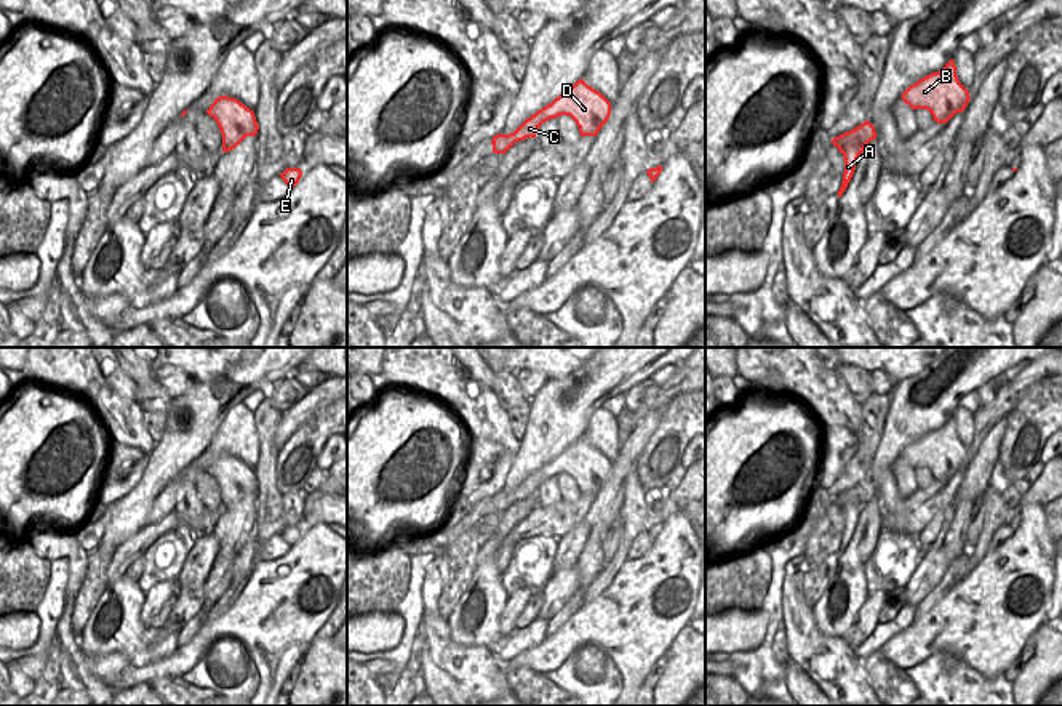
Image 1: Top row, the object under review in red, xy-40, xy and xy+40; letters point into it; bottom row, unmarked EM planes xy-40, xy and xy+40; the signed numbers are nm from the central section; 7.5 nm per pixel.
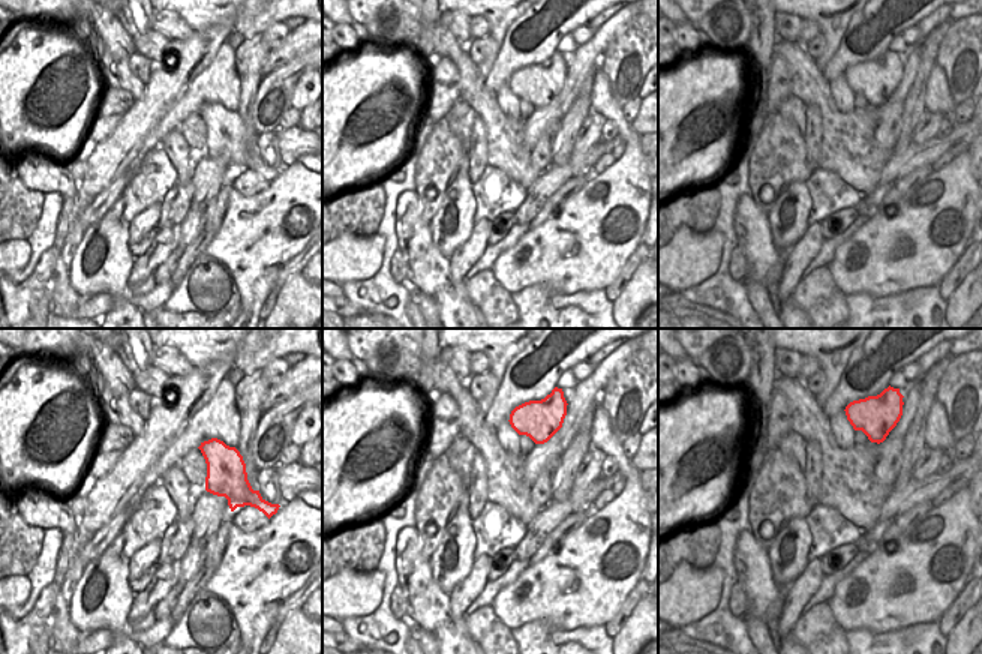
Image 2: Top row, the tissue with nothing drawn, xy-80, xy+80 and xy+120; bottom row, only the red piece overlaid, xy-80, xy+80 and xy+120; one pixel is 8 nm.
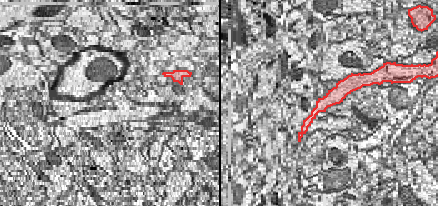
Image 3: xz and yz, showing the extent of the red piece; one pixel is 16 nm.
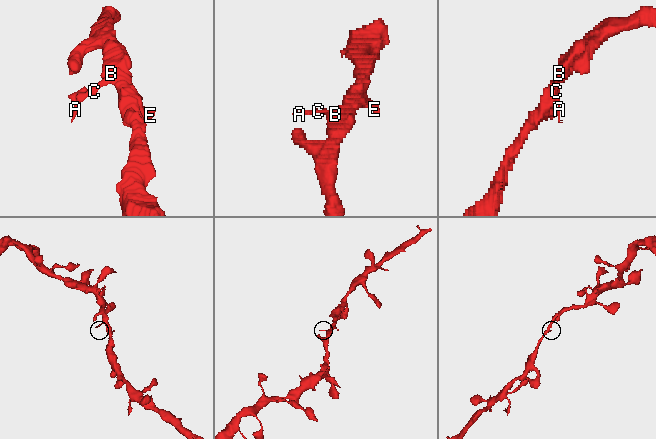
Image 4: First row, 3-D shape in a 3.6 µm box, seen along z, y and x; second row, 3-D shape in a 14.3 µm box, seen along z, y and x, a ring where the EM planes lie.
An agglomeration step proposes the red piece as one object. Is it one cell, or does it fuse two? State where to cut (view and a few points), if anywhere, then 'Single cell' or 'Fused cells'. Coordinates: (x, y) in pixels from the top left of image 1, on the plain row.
No split. Single cell

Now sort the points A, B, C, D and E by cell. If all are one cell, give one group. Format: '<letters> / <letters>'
A B C D E

